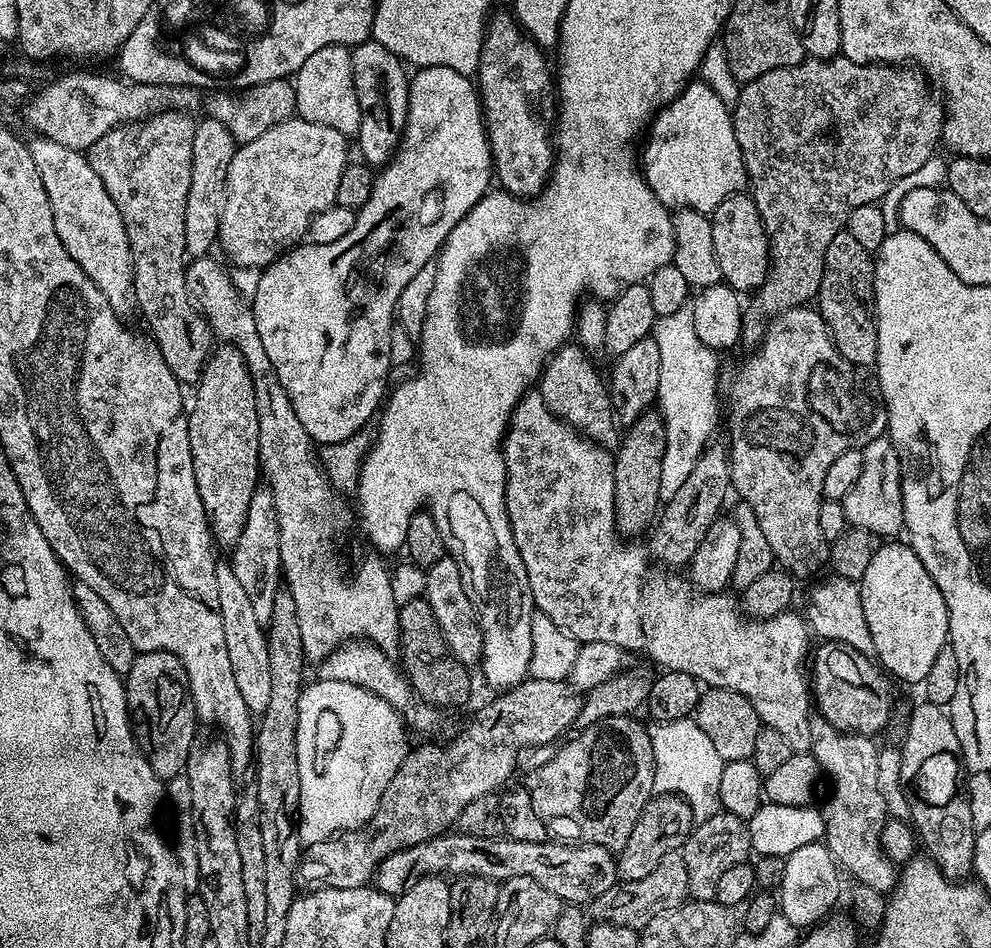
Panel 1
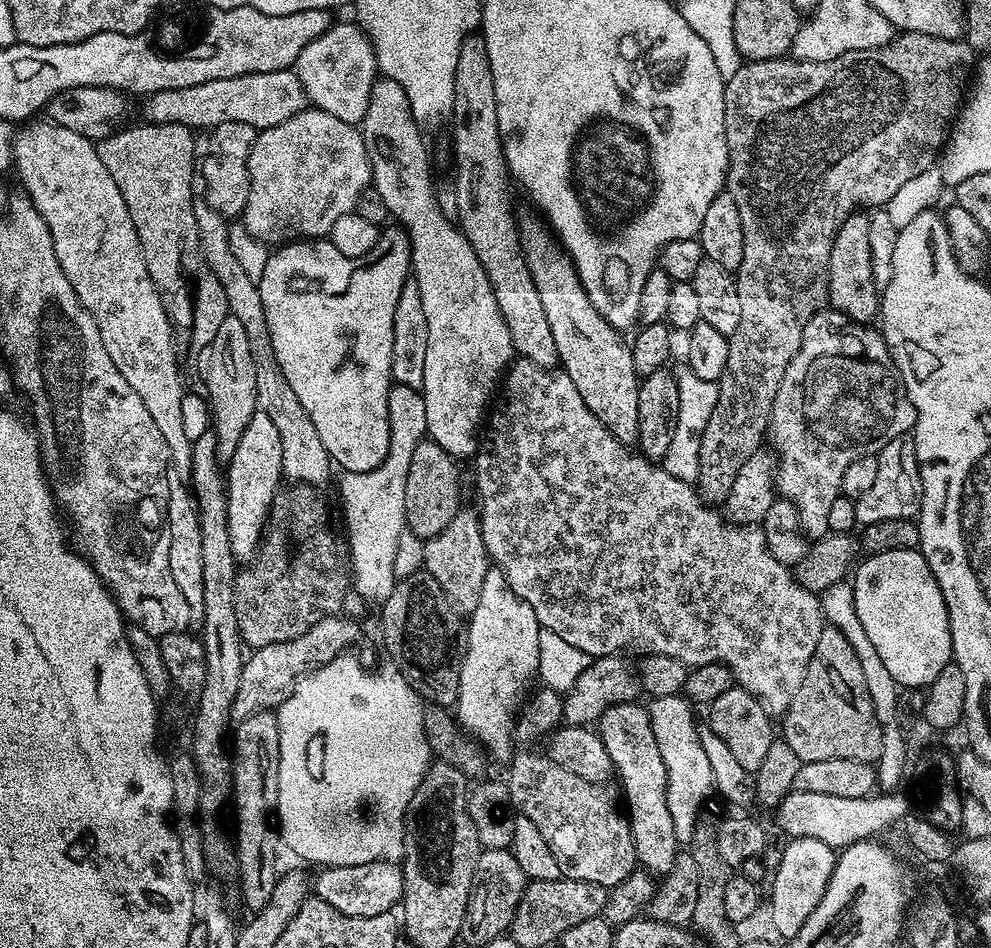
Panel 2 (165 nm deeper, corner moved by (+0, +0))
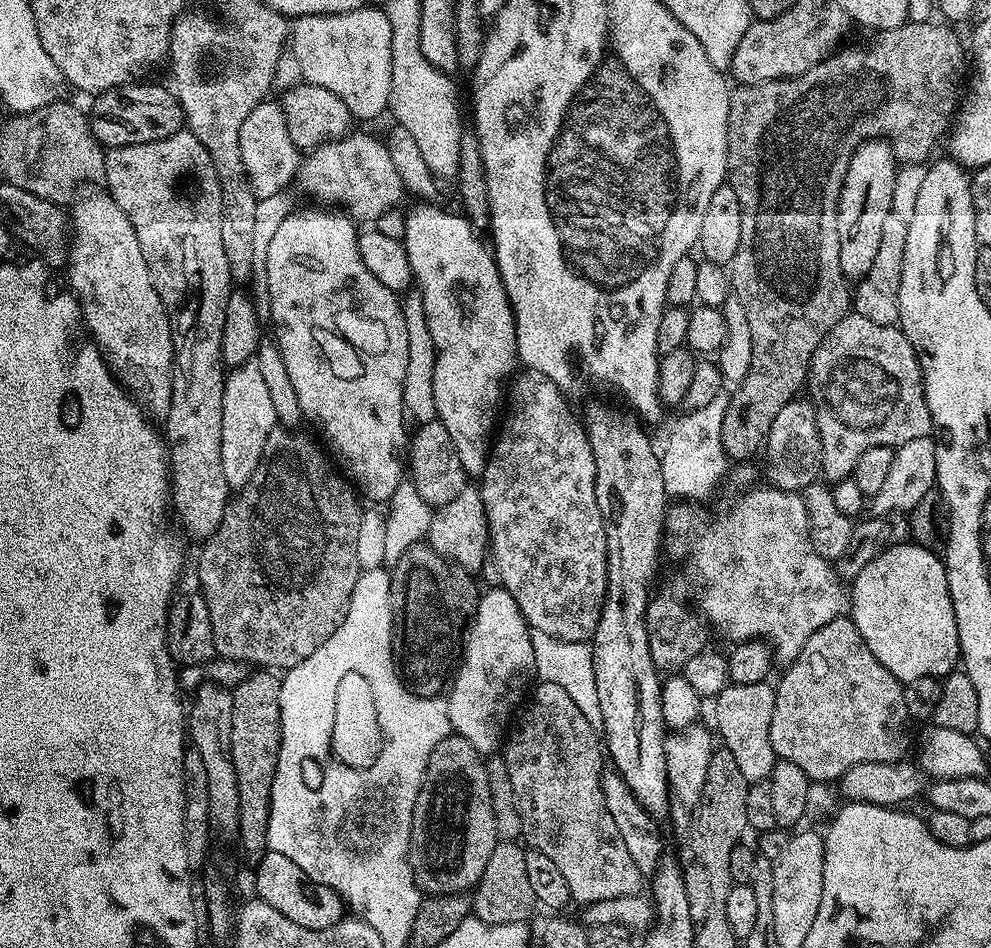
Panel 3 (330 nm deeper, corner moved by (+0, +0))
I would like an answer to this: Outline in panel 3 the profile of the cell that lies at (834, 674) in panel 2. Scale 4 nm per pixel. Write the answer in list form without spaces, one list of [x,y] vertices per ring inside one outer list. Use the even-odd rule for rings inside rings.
[[[847,615],[835,616],[822,630],[810,634],[806,646],[793,664],[783,669],[784,677],[775,685],[774,718],[770,718],[770,746],[786,762],[794,762],[812,782],[836,782],[858,762],[894,762],[908,753],[908,724],[905,685],[874,654],[858,634],[858,626]]]

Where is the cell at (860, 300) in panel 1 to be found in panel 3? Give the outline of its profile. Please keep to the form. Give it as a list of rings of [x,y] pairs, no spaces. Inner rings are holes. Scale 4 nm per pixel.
[[[866,140],[859,144],[856,153],[850,158],[850,166],[846,170],[844,185],[840,191],[840,201],[836,217],[838,218],[838,258],[842,262],[842,274],[849,281],[863,280],[878,255],[878,245],[882,243],[882,226],[886,214],[892,212],[892,195],[898,171],[898,161],[887,140]]]

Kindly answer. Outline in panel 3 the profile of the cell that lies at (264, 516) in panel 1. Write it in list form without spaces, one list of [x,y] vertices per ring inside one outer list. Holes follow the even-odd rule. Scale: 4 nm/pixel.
[[[256,362],[235,365],[227,373],[222,398],[222,470],[226,473],[229,489],[239,490],[254,474],[266,446],[266,438],[278,421],[274,414],[274,402],[270,402],[270,390],[262,378],[262,370]]]

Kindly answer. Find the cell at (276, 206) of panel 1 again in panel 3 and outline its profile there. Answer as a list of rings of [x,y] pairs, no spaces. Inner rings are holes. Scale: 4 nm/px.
[[[355,130],[349,131],[347,134],[340,137],[338,140],[326,140],[323,144],[317,144],[315,148],[311,149],[301,159],[300,168],[296,171],[294,179],[295,187],[300,187],[302,191],[308,196],[317,196],[319,203],[324,206],[339,206],[347,215],[351,216],[353,221],[361,222],[360,220],[368,220],[368,222],[374,222],[381,214],[382,210],[390,210],[397,207],[401,203],[400,199],[406,196],[403,180],[399,177],[398,169],[394,166],[393,159],[390,158],[390,150],[388,149],[383,139],[375,140],[372,136],[367,136],[364,132],[355,132]]]

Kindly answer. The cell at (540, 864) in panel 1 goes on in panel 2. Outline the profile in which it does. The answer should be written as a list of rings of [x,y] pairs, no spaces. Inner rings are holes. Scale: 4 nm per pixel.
[[[389,860],[366,862],[358,866],[321,867],[314,876],[315,899],[334,906],[342,914],[374,918],[374,914],[386,914],[403,901],[404,869],[399,863]]]

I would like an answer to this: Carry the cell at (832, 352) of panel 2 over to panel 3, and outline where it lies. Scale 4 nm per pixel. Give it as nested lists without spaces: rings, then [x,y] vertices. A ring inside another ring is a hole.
[[[855,314],[844,316],[828,331],[826,338],[822,338],[818,350],[814,350],[812,365],[808,368],[806,392],[812,401],[812,405],[816,408],[816,425],[820,431],[822,450],[824,451],[822,476],[828,482],[849,479],[854,466],[858,462],[858,458],[862,458],[862,454],[866,454],[866,450],[874,450],[874,446],[890,446],[897,449],[901,444],[914,442],[914,438],[926,438],[927,436],[932,436],[934,432],[930,406],[926,406],[924,376],[920,372],[920,359],[916,356],[916,352],[906,338],[904,331],[898,326],[878,326],[878,322],[870,322],[866,318]]]

